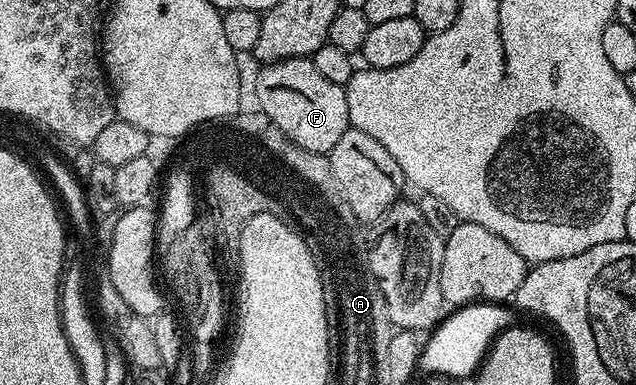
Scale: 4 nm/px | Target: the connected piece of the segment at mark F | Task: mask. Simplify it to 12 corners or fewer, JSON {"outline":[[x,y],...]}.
{"outline":[[311,57],[270,62],[258,110],[313,150],[348,130],[346,89]]}

